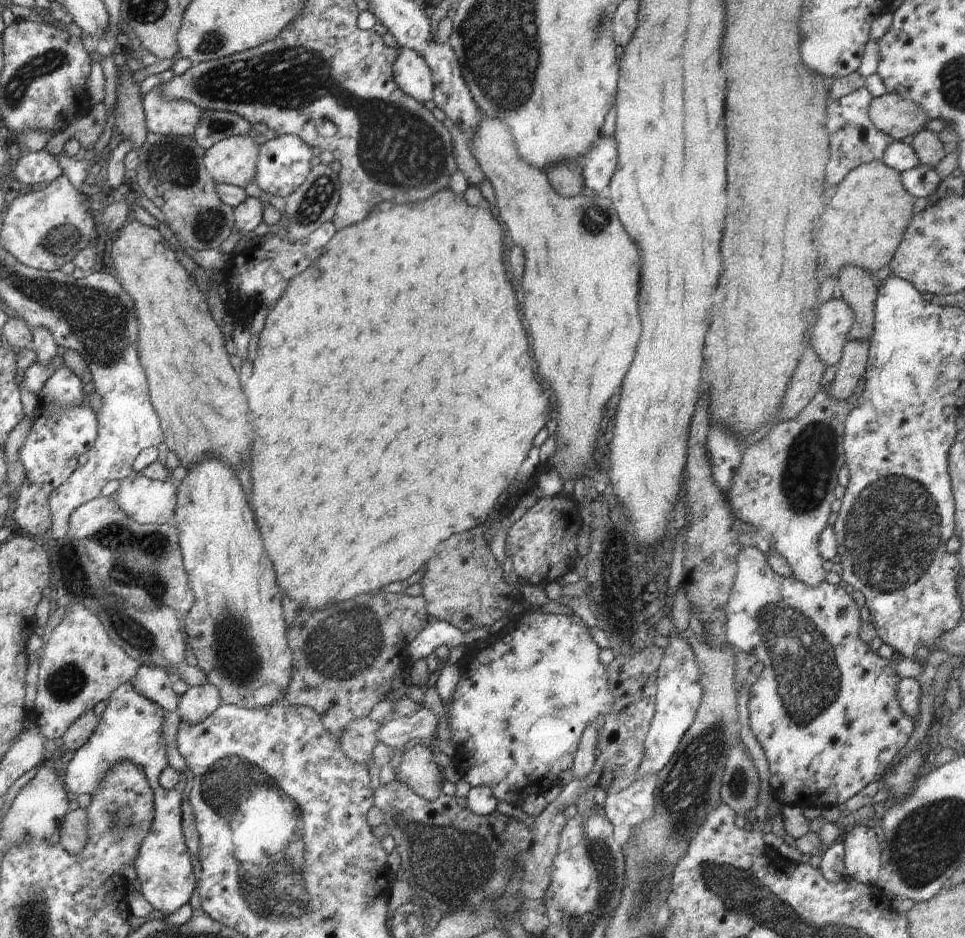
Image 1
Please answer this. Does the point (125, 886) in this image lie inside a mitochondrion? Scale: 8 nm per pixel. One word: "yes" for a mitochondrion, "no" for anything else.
no

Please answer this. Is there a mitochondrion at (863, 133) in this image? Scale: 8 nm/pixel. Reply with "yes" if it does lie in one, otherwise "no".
no

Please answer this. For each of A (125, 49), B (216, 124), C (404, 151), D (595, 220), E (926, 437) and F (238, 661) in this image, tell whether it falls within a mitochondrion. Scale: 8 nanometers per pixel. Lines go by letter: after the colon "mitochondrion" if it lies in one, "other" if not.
A: other
B: mitochondrion
C: mitochondrion
D: mitochondrion
E: other
F: mitochondrion

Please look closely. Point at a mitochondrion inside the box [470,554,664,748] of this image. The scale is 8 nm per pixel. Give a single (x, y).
(566, 707)

